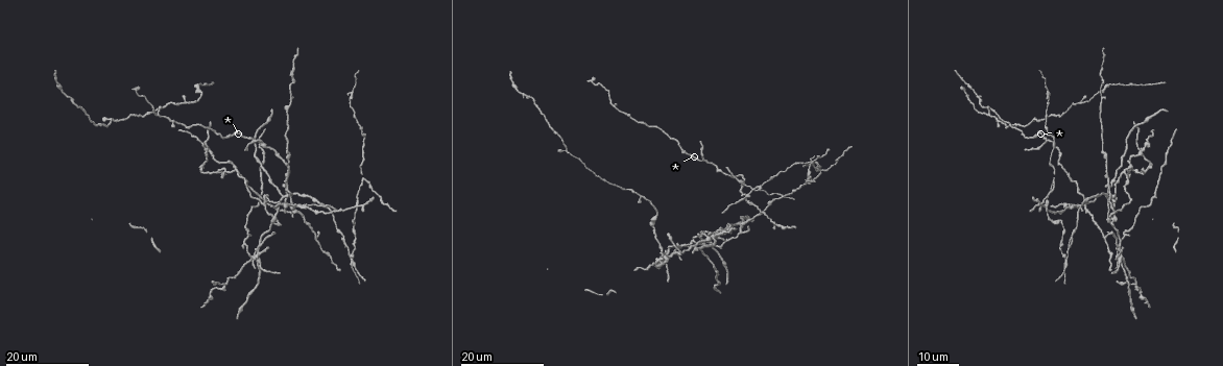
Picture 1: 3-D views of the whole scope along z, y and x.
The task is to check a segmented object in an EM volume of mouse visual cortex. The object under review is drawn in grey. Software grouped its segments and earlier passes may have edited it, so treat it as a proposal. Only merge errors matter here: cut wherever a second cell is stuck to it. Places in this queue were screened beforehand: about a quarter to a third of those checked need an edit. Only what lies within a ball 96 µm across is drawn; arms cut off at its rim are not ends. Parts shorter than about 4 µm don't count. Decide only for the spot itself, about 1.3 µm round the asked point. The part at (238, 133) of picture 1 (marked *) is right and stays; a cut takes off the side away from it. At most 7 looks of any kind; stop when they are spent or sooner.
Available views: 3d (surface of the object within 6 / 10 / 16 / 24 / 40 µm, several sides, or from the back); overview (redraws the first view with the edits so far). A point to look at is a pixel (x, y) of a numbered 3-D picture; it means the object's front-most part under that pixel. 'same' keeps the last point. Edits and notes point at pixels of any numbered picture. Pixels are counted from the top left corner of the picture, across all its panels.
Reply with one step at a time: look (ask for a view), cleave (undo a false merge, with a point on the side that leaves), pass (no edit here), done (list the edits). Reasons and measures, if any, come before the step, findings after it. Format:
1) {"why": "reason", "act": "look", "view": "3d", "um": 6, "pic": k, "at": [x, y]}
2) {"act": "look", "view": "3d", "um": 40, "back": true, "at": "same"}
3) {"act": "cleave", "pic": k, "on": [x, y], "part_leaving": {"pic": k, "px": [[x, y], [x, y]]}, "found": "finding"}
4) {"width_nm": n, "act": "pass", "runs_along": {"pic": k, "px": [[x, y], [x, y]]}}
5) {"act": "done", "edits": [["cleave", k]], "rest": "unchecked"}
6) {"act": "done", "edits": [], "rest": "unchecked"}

{"why": "two arms in line, one across", "act": "look", "view": "3d", "um": 16, "pic": 1, "at": [1044, 140]}

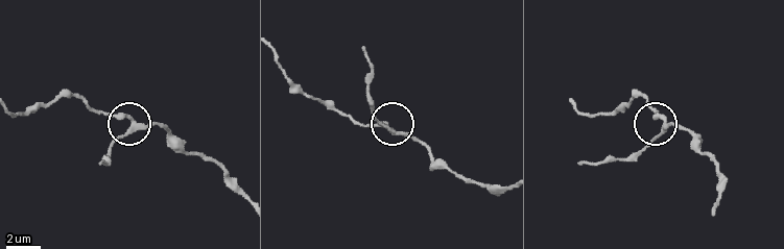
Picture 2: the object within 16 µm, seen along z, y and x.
{"act": "look", "view": "3d", "um": 10, "pic": 2, "at": [130, 130]}

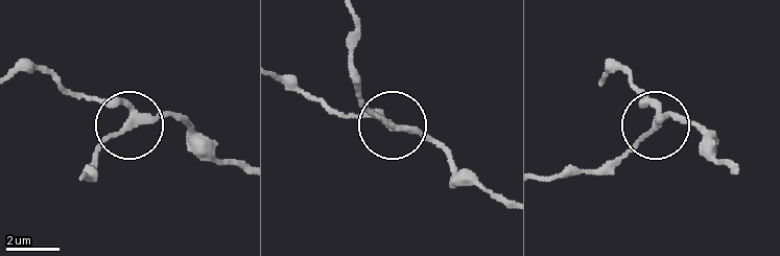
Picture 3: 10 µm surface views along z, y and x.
{"width_nm": 200, "act": "pass", "runs_along": {"pic": 3, "px": [[621, 74], [651, 103], [656, 126], [617, 166]]}, "found": "continuous, no second cell"}

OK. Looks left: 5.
{"why": "sudden change in width", "act": "look", "view": "3d", "um": 24, "pic": 1, "at": [523, 93]}

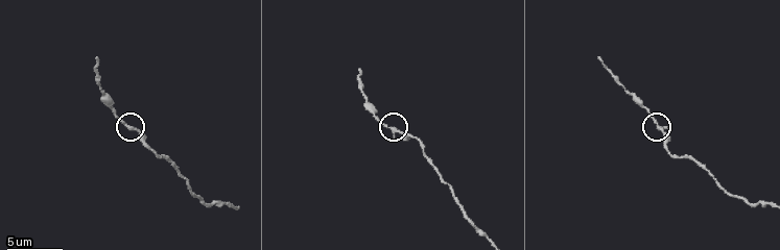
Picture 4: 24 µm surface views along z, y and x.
{"act": "look", "view": "3d", "um": 6, "pic": 4, "at": [395, 131]}

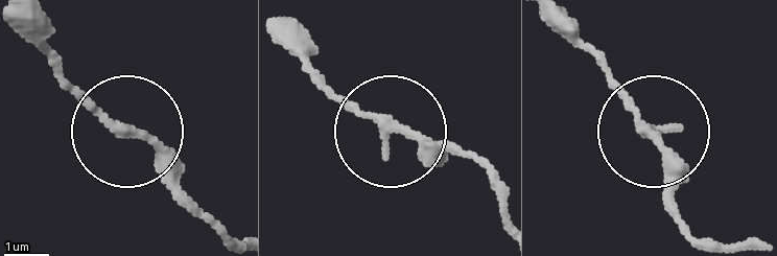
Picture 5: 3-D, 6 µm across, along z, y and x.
{"act": "pass", "runs_along": {"pic": 5, "px": [[730, 245], [688, 230], [669, 162], [598, 65]]}, "found": "one cell here"}

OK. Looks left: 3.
{"why": "four or more arms meet", "act": "look", "view": "3d", "um": 24, "pic": 1, "at": [357, 208]}

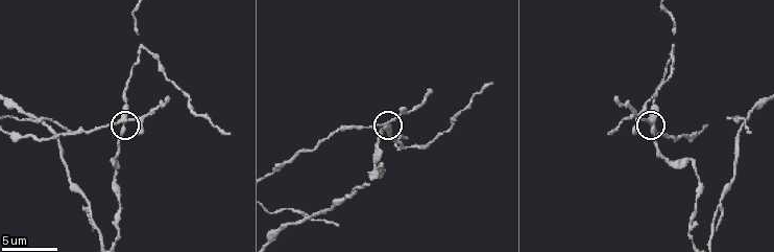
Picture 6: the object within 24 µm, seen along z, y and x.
{"act": "look", "view": "3d", "um": 10, "pic": 6, "at": [653, 125]}

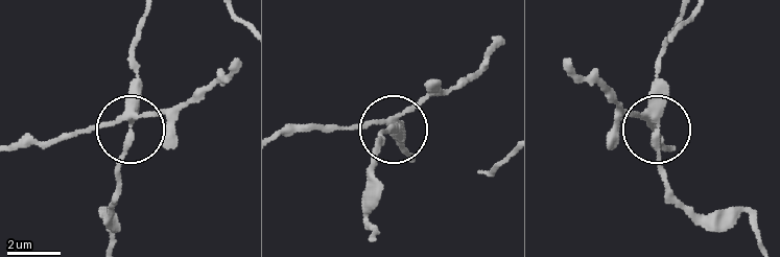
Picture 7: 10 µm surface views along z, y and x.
{"act": "cleave", "pic": 7, "on": [164, 109], "part_leaving": {"pic": 7, "px": [[126, 116], [47, 141], [21, 141]]}, "found": "a second cell is stuck on"}

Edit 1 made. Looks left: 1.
{"why": "arms part here", "act": "look", "view": "3d", "um": 10, "pic": 6, "at": [673, 45]}

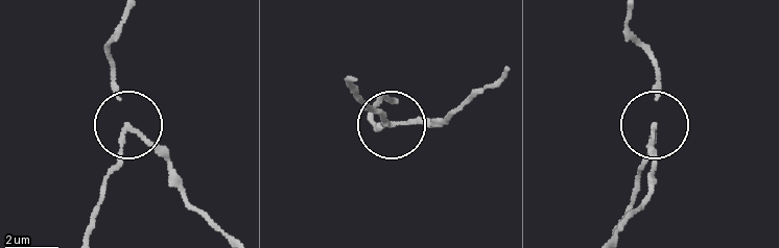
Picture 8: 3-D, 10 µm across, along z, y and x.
{"act": "cleave", "pic": 8, "on": [162, 146], "part_leaving": {"pic": 8, "px": [[125, 127], [163, 162], [176, 188], [223, 234]]}, "found": "a second cell is stuck on"}

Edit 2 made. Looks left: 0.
{"act": "done", "edits": [["cleave", 7], ["cleave", 8]], "rest": "unchecked"}

